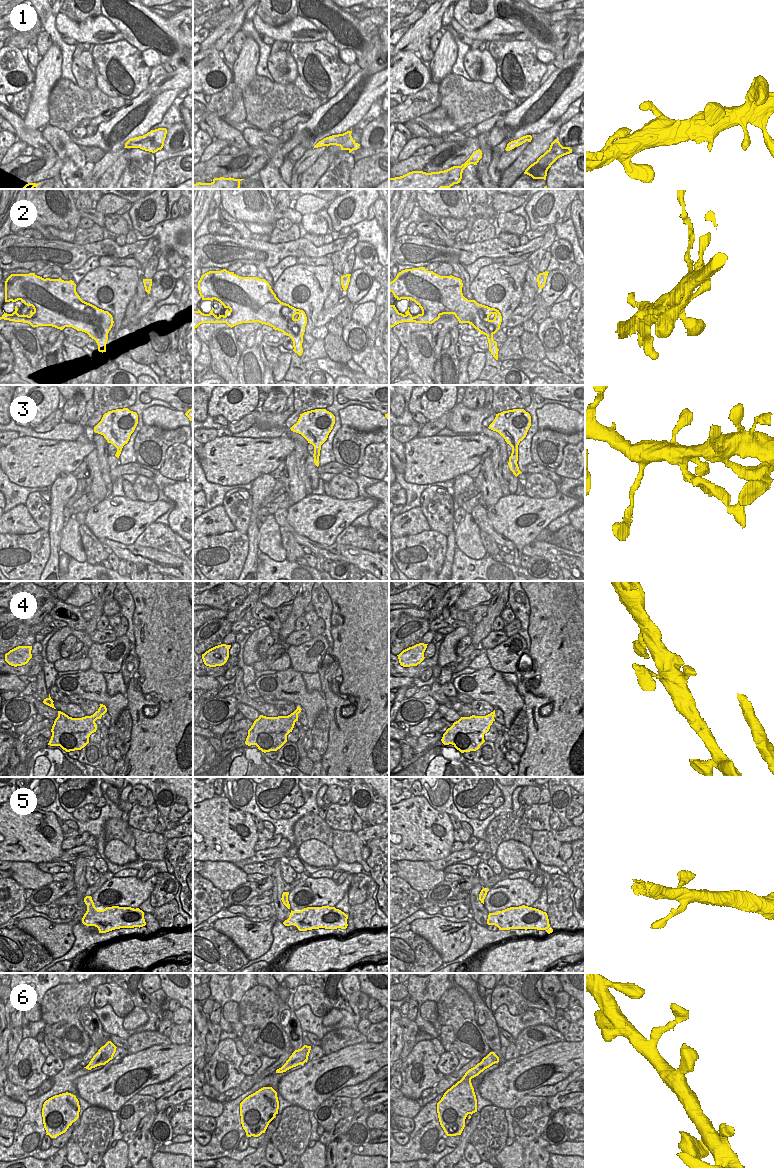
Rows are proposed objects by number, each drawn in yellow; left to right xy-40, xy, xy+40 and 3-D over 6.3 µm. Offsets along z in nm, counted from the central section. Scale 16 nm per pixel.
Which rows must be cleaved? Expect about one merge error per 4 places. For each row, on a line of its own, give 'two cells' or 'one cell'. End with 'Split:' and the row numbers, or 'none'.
1: one cell
2: one cell
3: one cell
4: one cell
5: one cell
6: one cell
Split: none

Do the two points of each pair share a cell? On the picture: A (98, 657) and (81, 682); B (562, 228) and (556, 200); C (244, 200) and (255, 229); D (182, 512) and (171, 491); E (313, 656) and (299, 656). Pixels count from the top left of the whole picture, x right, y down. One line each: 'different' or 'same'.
A: different
B: different
C: different
D: same
E: same

